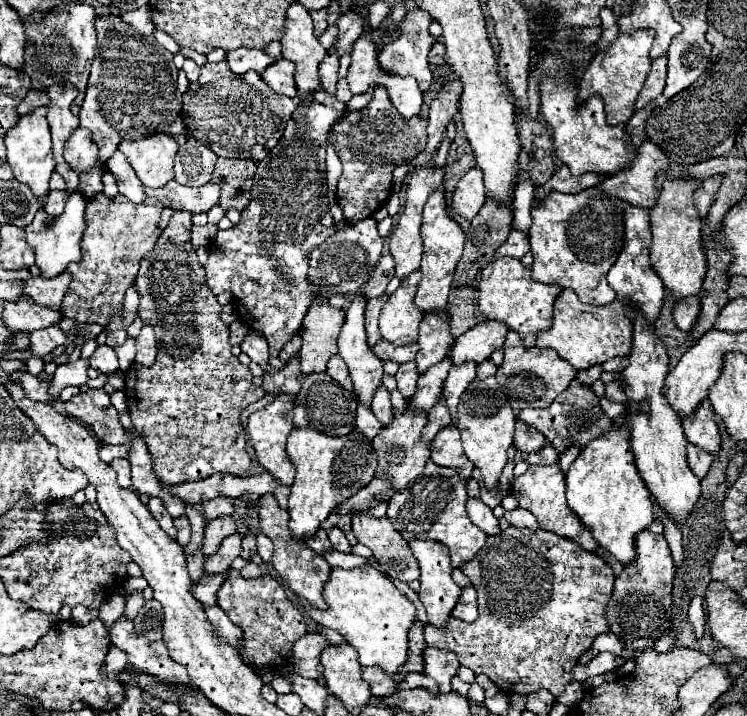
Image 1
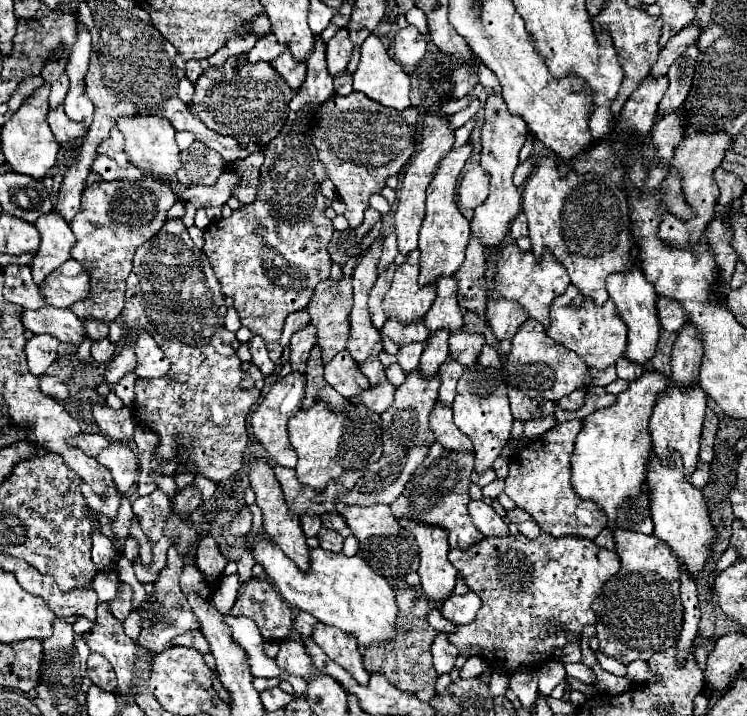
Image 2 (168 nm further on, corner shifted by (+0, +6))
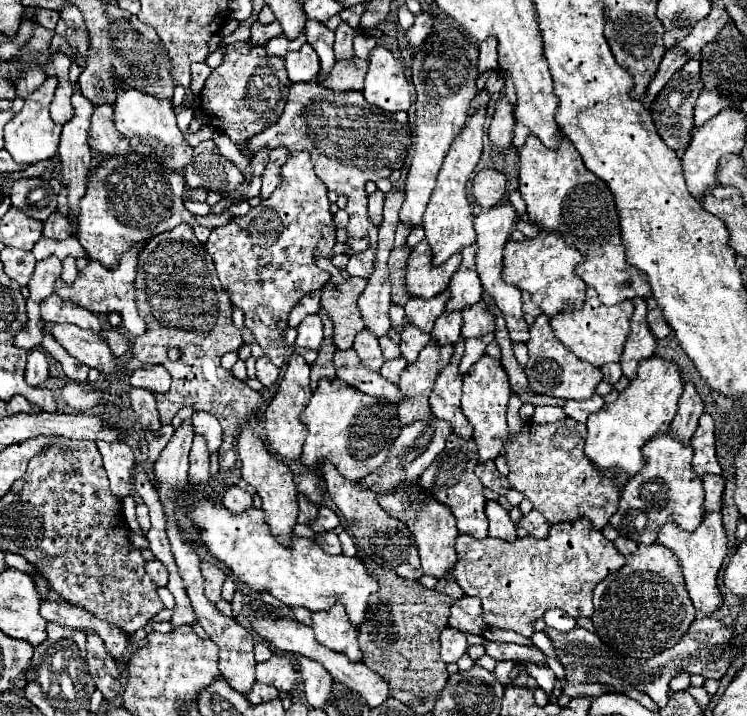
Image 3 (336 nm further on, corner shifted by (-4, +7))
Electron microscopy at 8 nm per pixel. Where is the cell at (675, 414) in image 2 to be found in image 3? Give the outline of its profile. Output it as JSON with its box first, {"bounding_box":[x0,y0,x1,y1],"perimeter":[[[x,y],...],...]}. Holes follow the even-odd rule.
{"bounding_box":[609,432,703,544],"perimeter":[[[661,432],[653,436],[645,446],[643,454],[647,456],[647,468],[633,476],[621,490],[619,510],[611,516],[609,524],[625,538],[653,544],[657,540],[657,532],[663,524],[677,520],[685,530],[695,530],[699,520],[703,520],[703,480],[691,466],[693,448],[683,444],[673,432]]]}

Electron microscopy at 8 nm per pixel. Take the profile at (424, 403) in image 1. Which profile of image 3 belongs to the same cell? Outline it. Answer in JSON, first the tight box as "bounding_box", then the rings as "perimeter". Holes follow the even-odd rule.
{"bounding_box":[431,312,461,346],"perimeter":[[[445,312],[437,318],[435,328],[431,332],[433,340],[439,346],[447,346],[447,344],[457,344],[459,334],[461,334],[461,312]]]}

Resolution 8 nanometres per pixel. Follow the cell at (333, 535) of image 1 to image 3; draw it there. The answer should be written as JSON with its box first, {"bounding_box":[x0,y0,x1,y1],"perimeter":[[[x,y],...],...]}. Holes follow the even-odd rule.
{"bounding_box":[315,532,341,554],"perimeter":[[[321,532],[315,536],[315,542],[327,552],[327,554],[341,554],[341,542],[335,532]]]}

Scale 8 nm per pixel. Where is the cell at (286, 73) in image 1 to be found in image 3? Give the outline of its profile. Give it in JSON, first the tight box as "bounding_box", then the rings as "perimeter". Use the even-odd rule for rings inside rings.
{"bounding_box":[285,44,319,82],"perimeter":[[[303,44],[303,48],[297,52],[287,52],[285,66],[291,82],[309,82],[319,74],[317,52],[309,44]]]}

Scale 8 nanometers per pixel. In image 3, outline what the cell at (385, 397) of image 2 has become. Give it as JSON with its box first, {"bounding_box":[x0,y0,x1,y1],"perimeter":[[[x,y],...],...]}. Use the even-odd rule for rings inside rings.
{"bounding_box":[381,358,407,384],"perimeter":[[[403,358],[393,360],[393,362],[385,362],[383,368],[381,368],[381,376],[383,376],[385,380],[393,382],[393,384],[399,384],[399,376],[401,376],[401,372],[405,370],[405,366],[407,366],[407,362],[405,362]]]}

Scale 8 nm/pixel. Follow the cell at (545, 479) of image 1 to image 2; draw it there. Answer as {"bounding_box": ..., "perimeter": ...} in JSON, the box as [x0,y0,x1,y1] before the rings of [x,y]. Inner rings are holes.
{"bounding_box":[505,419,607,539],"perimeter":[[[571,419],[559,423],[539,439],[531,439],[519,453],[513,453],[509,459],[505,493],[539,523],[541,531],[553,537],[577,535],[595,539],[607,527],[607,515],[595,505],[595,501],[583,501],[571,489],[571,449],[579,431],[581,421]]]}

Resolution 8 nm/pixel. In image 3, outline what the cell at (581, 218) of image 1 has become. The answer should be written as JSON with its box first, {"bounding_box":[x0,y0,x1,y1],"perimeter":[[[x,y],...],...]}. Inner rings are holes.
{"bounding_box":[519,134,651,306],"perimeter":[[[533,134],[527,138],[525,146],[519,148],[519,192],[527,204],[531,224],[539,230],[561,234],[567,244],[583,252],[583,262],[575,266],[575,274],[597,290],[605,306],[651,292],[643,272],[627,264],[619,230],[619,210],[609,186],[585,168],[579,152],[575,152],[575,146],[567,138],[559,136],[557,150],[545,148]]]}

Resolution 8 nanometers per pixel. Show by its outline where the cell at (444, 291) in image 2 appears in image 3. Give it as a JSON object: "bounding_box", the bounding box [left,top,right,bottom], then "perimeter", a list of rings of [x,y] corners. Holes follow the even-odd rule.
{"bounding_box":[445,244,483,312],"perimeter":[[[475,244],[471,248],[465,248],[461,256],[461,266],[453,274],[447,288],[451,292],[451,298],[445,304],[445,312],[461,312],[481,300],[483,286],[475,270]]]}

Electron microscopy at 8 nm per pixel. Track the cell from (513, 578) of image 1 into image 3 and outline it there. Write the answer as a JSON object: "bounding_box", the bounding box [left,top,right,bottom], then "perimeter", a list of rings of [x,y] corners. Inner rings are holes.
{"bounding_box":[451,518,625,638],"perimeter":[[[579,518],[579,522],[563,522],[553,524],[547,538],[537,540],[533,536],[517,538],[513,542],[499,540],[499,538],[471,538],[467,534],[457,536],[457,564],[451,572],[455,580],[459,580],[461,588],[469,596],[479,596],[483,602],[483,618],[489,628],[501,628],[501,630],[513,630],[525,638],[533,636],[533,622],[539,620],[547,610],[559,608],[567,612],[573,618],[591,618],[593,614],[593,602],[591,592],[595,584],[599,584],[603,578],[613,574],[625,564],[623,554],[613,548],[613,542],[607,540],[599,530],[591,526],[589,520]]]}

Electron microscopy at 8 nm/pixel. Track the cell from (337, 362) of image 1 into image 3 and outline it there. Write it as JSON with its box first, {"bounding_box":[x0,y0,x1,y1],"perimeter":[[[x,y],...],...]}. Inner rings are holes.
{"bounding_box":[335,348,401,402],"perimeter":[[[351,348],[351,350],[337,350],[335,352],[335,370],[337,370],[337,378],[341,382],[345,382],[347,386],[351,388],[357,388],[359,392],[363,394],[369,394],[369,396],[375,396],[375,398],[383,398],[383,400],[389,400],[389,402],[399,402],[401,398],[401,392],[395,384],[383,380],[379,376],[379,372],[371,372],[367,370],[357,352]]]}

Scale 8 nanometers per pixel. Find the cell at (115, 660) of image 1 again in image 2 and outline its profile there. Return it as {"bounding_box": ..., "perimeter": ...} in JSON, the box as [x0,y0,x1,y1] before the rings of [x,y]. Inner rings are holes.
{"bounding_box":[87,653,115,689],"perimeter":[[[99,653],[89,655],[87,675],[99,689],[115,689],[115,671],[111,669],[111,663]]]}

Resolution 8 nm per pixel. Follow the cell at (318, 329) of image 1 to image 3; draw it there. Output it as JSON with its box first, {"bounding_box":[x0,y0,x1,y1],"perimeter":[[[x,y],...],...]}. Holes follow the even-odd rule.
{"bounding_box":[321,270,367,350],"perimeter":[[[335,270],[321,290],[321,310],[333,322],[333,342],[337,350],[353,348],[355,334],[365,328],[357,308],[357,298],[365,286],[367,278],[343,278],[341,272]]]}

